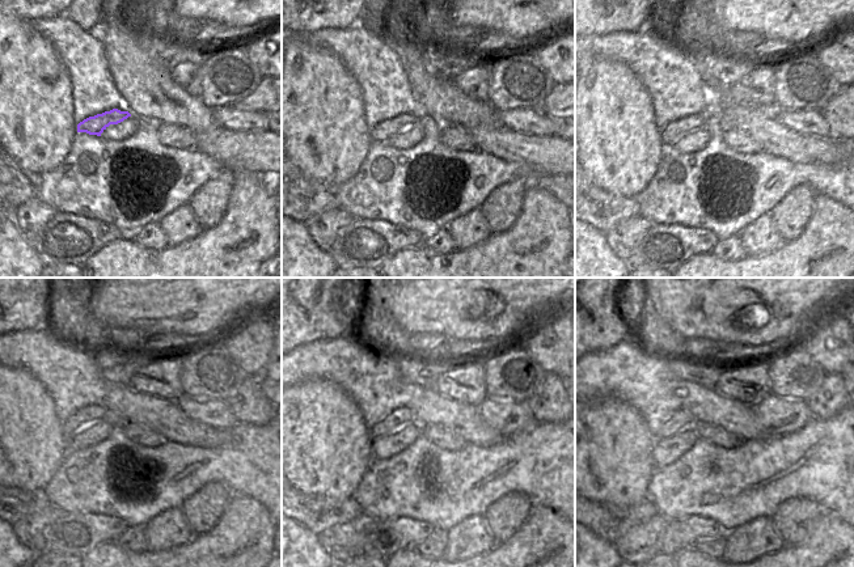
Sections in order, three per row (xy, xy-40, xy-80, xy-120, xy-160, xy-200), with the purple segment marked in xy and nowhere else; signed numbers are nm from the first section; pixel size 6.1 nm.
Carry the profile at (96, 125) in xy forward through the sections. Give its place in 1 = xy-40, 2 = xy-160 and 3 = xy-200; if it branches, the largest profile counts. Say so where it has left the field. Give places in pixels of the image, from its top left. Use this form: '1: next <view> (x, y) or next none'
1: next xy-40 (389, 125)
2: next xy-160 (401, 418)
3: next xy-200 (680, 420)

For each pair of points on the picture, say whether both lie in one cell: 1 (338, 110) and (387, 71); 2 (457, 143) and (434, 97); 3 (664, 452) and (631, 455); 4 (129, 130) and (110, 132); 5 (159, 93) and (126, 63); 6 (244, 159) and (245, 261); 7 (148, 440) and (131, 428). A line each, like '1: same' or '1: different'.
1: different
2: different
3: different
4: same
5: same
6: different
7: same

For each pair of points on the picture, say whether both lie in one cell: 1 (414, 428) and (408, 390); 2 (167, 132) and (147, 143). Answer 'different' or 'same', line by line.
1: different
2: different

